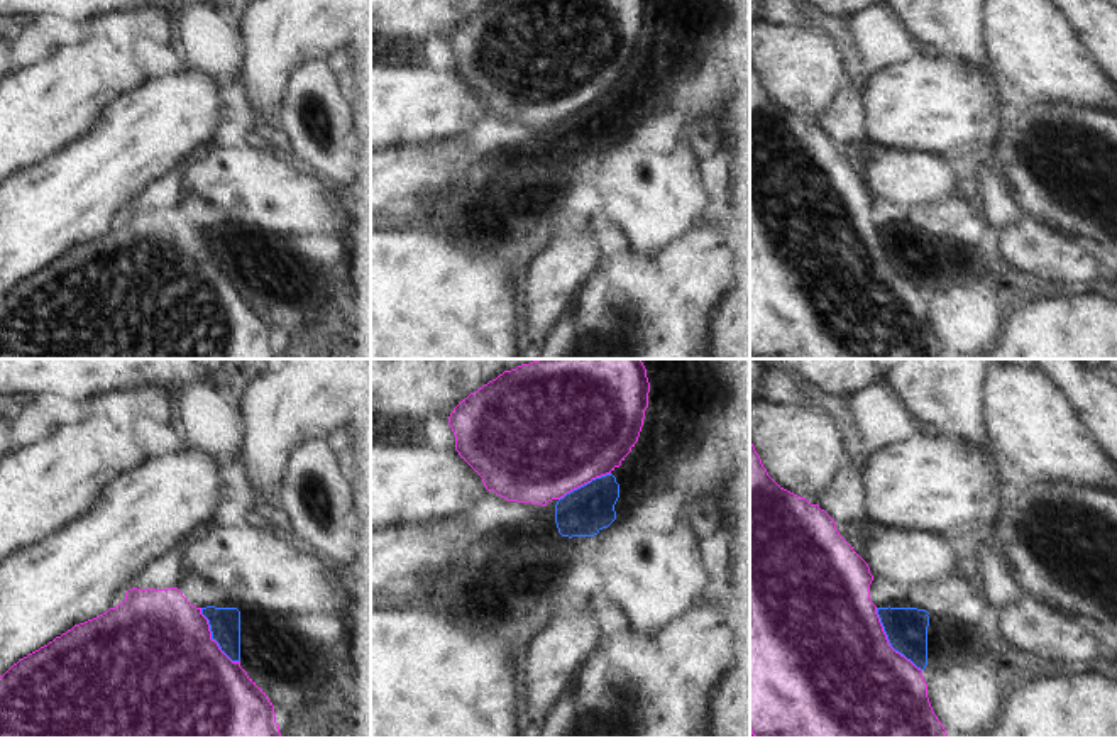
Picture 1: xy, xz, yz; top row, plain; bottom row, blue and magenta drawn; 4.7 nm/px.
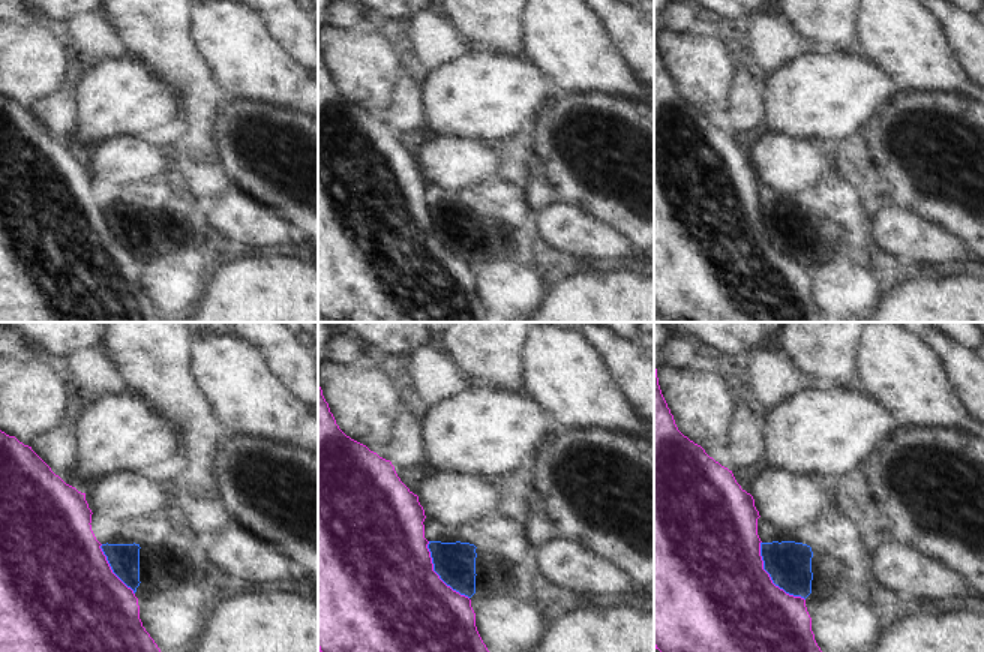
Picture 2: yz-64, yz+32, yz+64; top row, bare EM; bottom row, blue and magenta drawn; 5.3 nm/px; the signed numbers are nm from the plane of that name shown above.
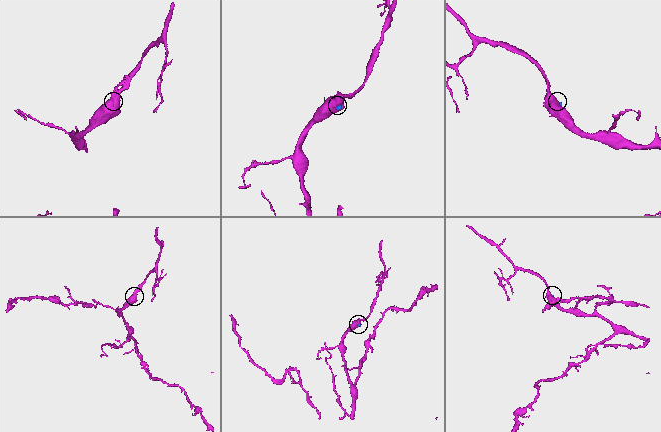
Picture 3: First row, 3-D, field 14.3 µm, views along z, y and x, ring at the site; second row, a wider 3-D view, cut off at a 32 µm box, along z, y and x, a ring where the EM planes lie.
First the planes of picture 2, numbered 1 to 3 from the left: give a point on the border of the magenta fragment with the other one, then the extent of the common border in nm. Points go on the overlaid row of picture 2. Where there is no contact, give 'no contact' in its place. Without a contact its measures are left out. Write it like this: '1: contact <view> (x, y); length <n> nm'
1: contact yz-64 (111, 568); length 320 nm
2: contact yz+32 (437, 573); length 380 nm
3: contact yz+64 (770, 576); length 400 nm

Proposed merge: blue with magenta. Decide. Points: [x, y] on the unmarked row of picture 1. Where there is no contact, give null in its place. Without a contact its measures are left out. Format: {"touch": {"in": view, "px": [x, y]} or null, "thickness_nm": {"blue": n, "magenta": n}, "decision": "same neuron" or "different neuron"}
{"touch": {"in": "yz", "px": [889, 263]}, "thickness_nm": {"blue": 200, "magenta": 500}, "decision": "same neuron"}

